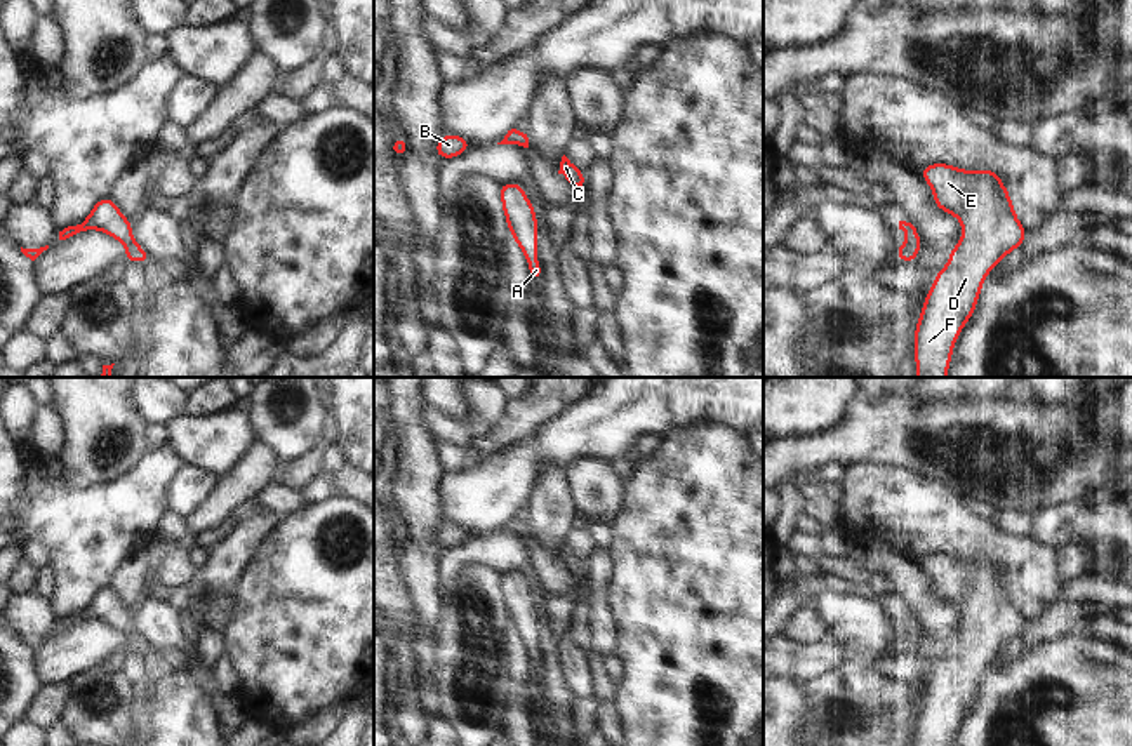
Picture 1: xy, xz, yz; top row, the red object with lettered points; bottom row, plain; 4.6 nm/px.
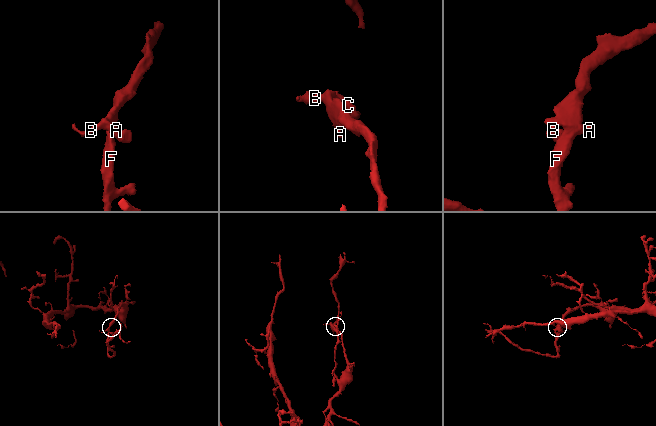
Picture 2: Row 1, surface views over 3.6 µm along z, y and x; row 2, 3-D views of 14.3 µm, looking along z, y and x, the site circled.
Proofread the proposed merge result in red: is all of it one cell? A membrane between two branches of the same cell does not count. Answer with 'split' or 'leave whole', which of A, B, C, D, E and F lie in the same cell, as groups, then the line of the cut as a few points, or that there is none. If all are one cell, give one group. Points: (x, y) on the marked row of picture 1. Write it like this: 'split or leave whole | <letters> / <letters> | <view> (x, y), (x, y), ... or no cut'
leave whole | A B C D E F | no cut

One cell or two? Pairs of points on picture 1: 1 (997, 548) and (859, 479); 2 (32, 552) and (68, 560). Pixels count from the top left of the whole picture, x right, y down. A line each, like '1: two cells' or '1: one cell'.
1: one cell
2: two cells

